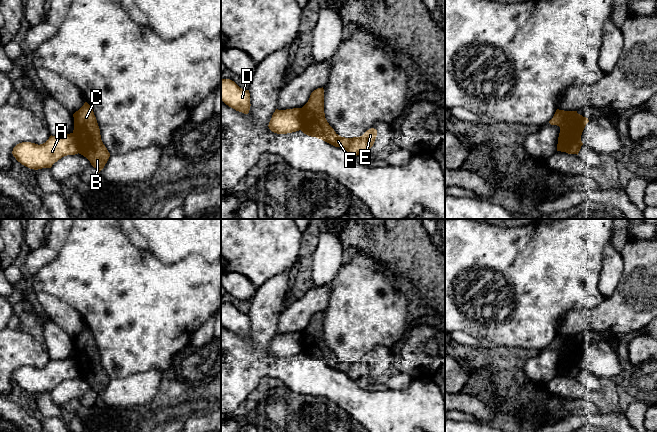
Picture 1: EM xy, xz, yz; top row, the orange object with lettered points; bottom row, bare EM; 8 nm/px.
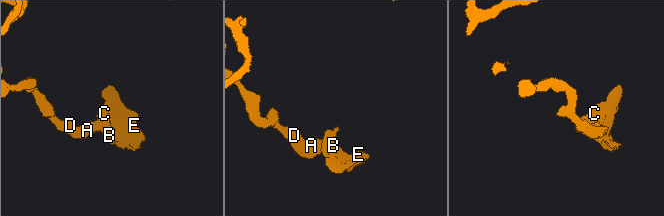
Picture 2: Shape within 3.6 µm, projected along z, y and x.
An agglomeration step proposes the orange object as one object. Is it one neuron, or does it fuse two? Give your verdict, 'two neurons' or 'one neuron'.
two neurons

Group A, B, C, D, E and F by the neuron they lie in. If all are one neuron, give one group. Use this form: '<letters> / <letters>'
A D / B C E F

